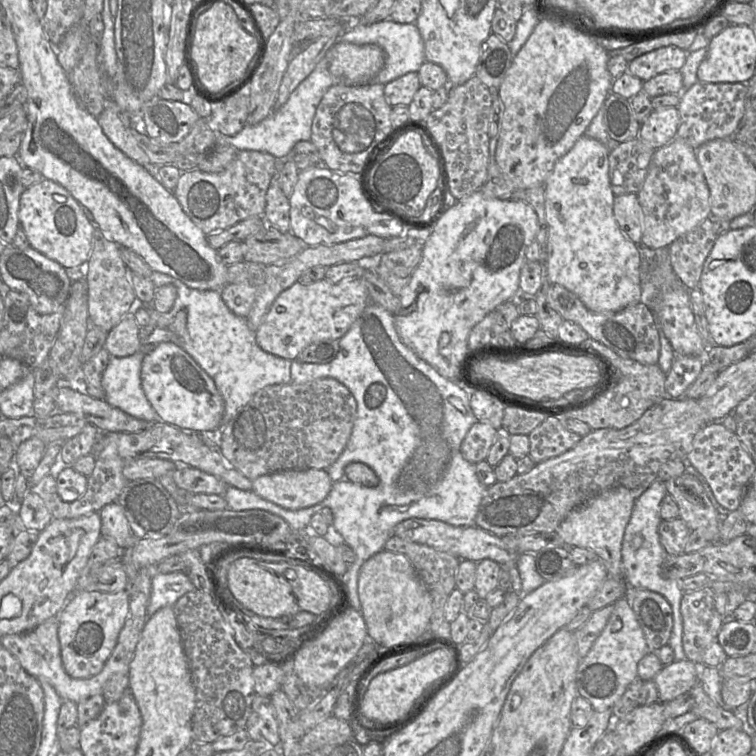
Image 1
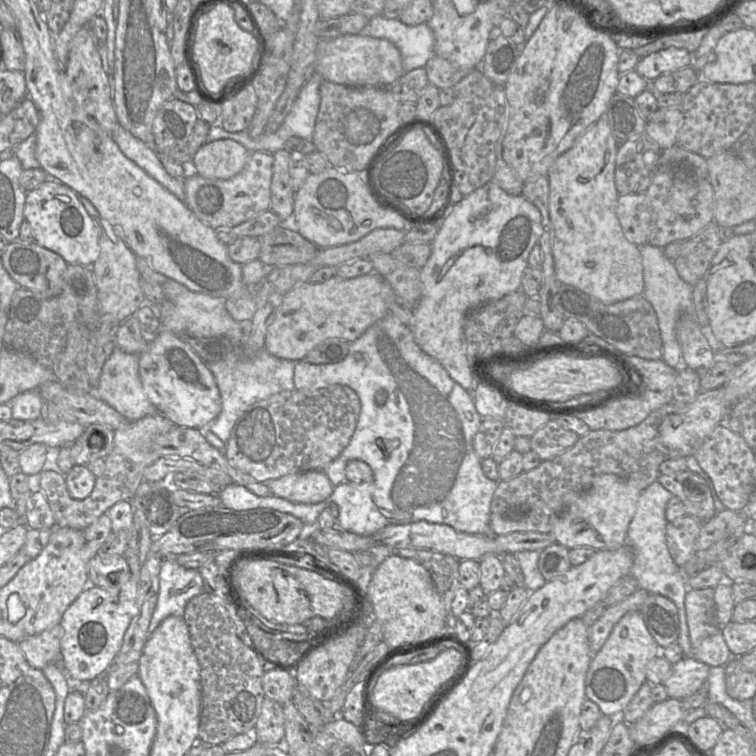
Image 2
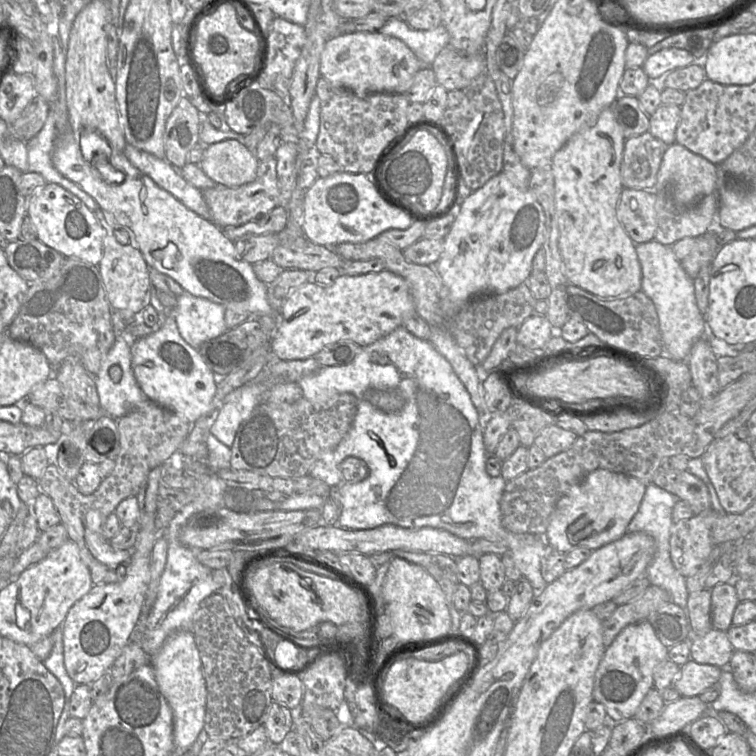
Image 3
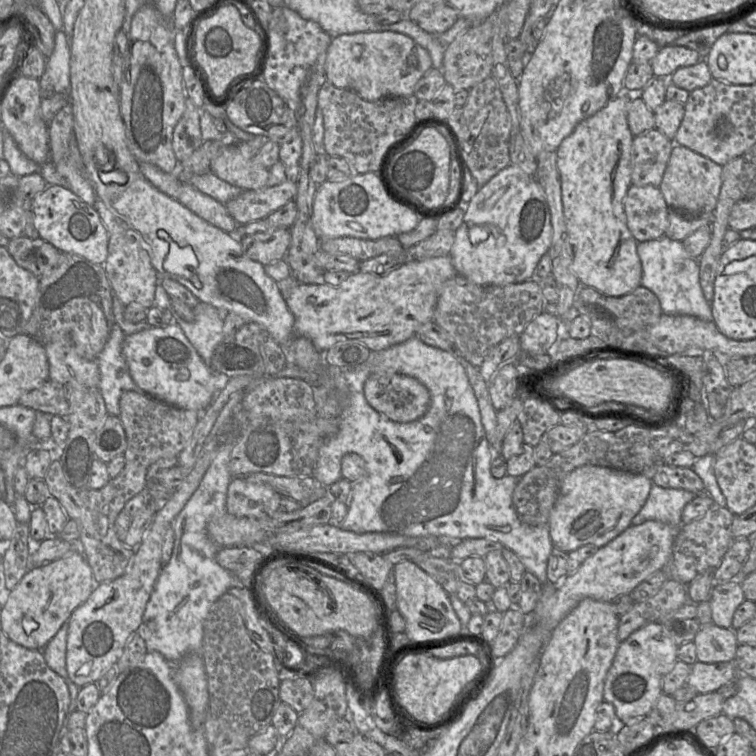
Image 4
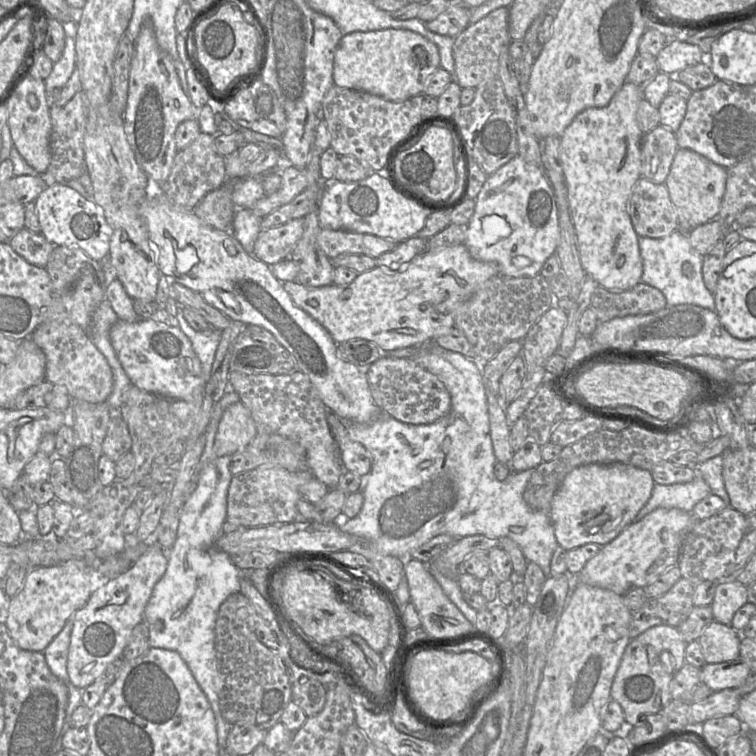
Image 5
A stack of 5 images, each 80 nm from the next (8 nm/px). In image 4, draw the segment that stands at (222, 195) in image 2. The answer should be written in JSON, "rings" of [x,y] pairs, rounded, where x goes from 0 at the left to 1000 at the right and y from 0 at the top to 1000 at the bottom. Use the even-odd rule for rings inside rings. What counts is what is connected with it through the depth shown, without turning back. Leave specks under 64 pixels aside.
{"rings":[[[368,213],[356,222],[356,235],[349,247],[323,251],[296,271],[315,296],[327,296],[356,286],[389,265],[393,246],[380,235],[374,216]]]}

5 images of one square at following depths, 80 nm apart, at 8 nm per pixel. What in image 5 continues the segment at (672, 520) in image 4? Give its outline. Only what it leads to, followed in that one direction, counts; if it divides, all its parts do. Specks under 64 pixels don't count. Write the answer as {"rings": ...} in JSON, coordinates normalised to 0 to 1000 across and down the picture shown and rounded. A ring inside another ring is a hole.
{"rings":[[[926,628],[910,639],[866,639],[860,660],[843,679],[840,689],[848,688],[869,672],[897,672],[915,677],[918,669],[939,653],[938,642]]]}

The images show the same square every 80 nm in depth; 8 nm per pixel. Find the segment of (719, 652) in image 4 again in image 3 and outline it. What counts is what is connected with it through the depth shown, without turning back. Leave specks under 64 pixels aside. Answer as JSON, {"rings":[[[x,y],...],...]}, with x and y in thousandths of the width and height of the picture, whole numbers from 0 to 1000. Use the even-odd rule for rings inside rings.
{"rings":[[[946,831],[931,840],[918,840],[910,845],[914,872],[925,878],[962,882],[972,861],[960,836]]]}

